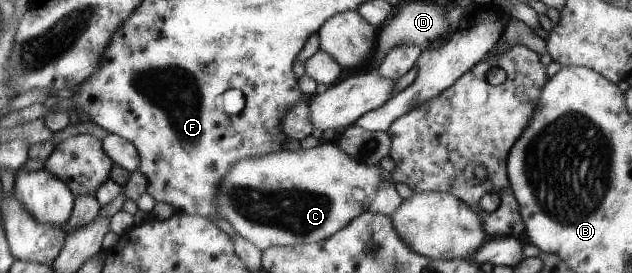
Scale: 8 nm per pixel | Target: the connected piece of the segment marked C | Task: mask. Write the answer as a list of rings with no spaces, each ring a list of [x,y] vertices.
[[[321,140],[318,146],[314,148],[299,148],[297,151],[279,150],[272,154],[261,156],[260,158],[245,158],[236,163],[235,166],[229,170],[228,175],[222,180],[220,193],[216,199],[218,203],[218,210],[223,219],[226,219],[233,225],[238,233],[246,240],[254,243],[261,251],[265,251],[271,246],[291,246],[309,245],[317,243],[328,238],[330,235],[336,234],[341,228],[348,225],[352,219],[361,215],[365,210],[369,209],[372,199],[376,195],[378,186],[385,181],[381,176],[381,167],[377,164],[368,166],[365,162],[360,162],[356,157],[352,158],[347,152],[343,151],[341,147],[336,146],[331,141]]]

